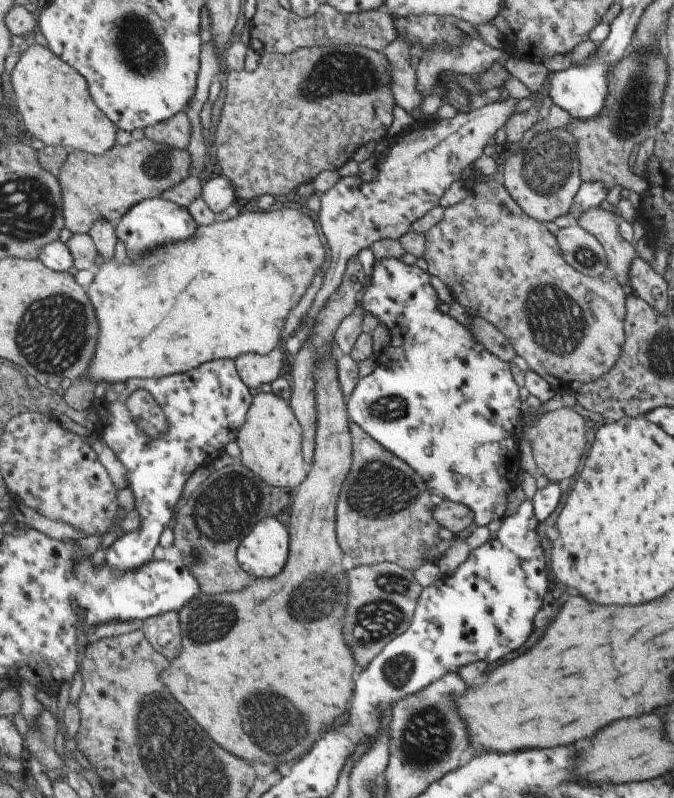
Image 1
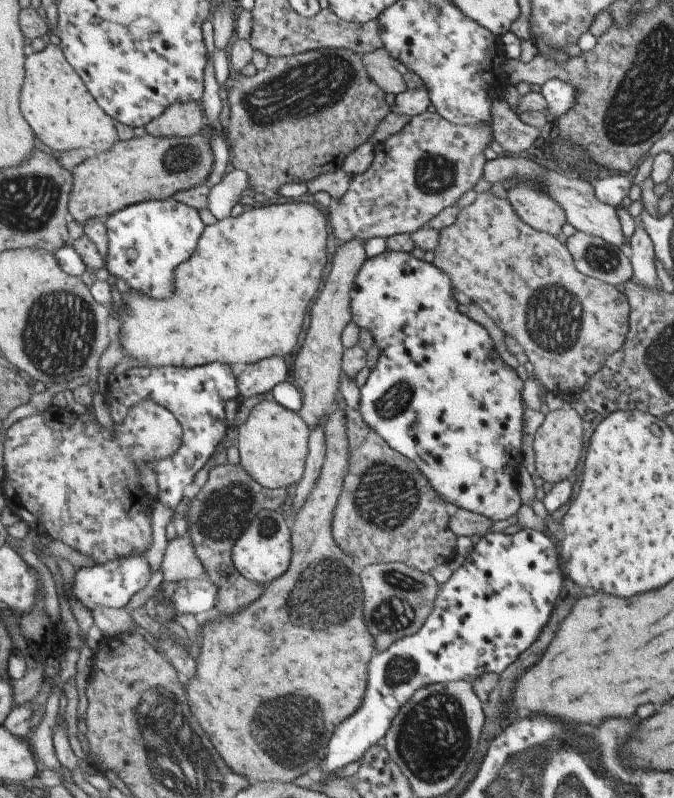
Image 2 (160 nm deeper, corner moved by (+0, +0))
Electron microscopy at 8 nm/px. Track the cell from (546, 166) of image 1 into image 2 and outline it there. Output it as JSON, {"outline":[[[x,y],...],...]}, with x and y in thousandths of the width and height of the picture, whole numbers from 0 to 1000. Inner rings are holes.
{"outline":[[[767,228],[763,236],[751,241],[751,249],[763,267],[782,283],[810,291],[822,297],[829,293],[832,283],[840,279],[832,259],[795,229]]]}

